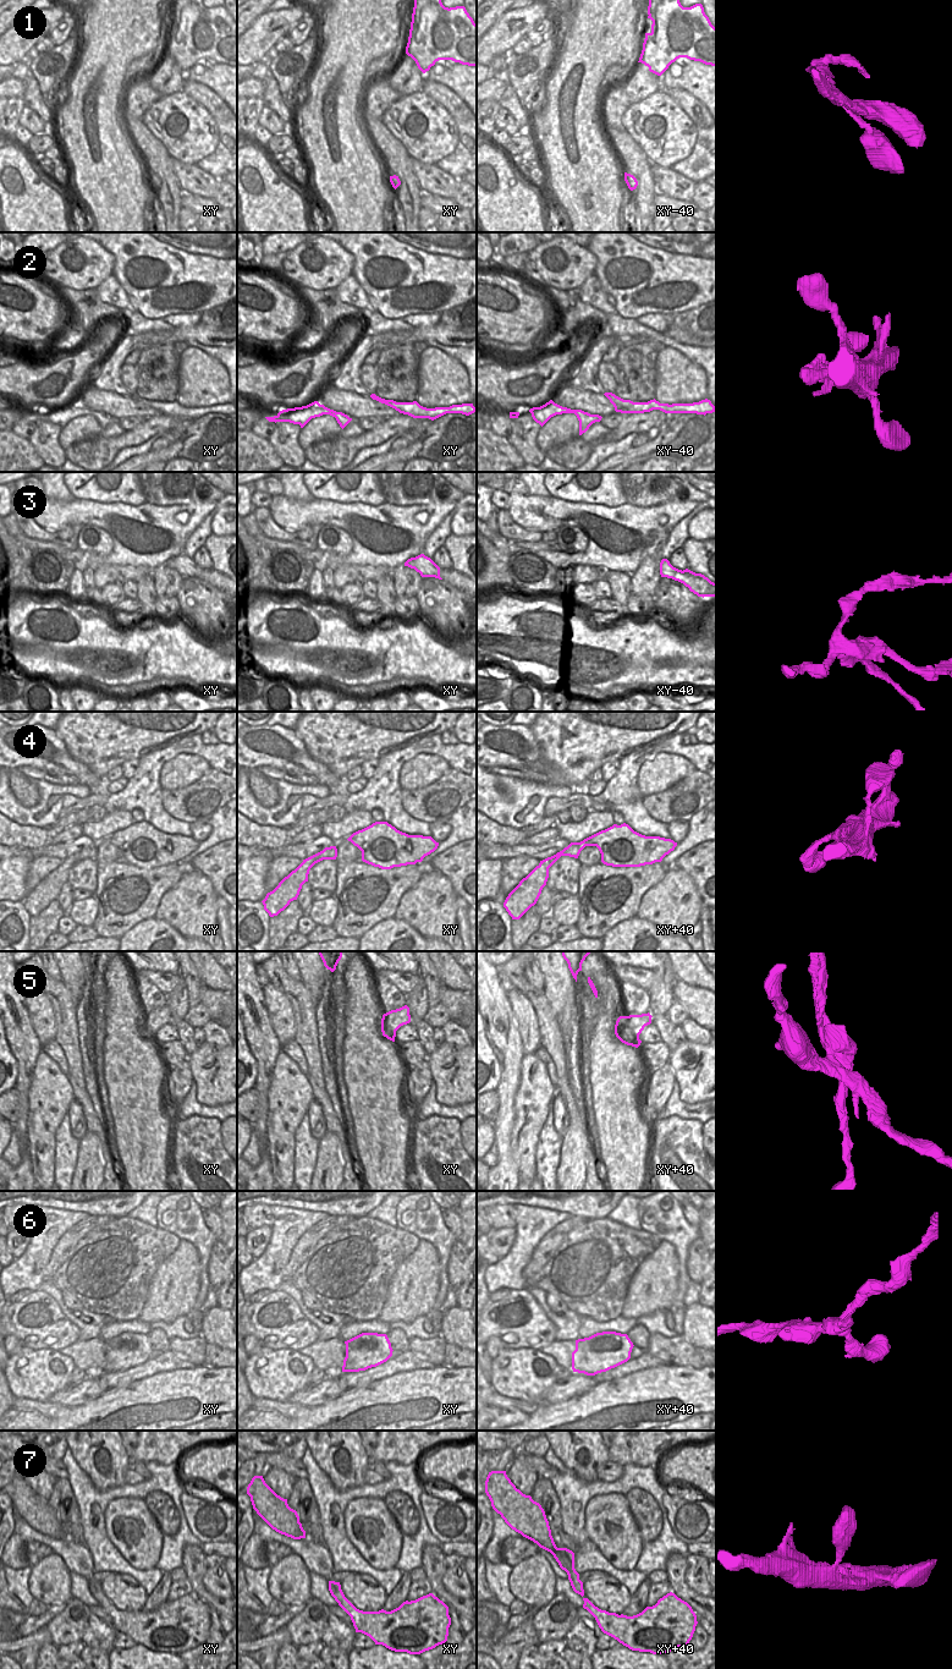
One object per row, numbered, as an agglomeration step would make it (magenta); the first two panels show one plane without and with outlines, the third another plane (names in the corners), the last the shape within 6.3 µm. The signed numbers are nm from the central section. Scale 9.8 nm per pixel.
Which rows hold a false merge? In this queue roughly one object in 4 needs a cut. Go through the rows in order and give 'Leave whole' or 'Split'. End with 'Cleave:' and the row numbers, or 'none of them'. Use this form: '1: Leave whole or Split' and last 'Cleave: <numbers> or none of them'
1: Leave whole
2: Split
3: Leave whole
4: Leave whole
5: Split
6: Leave whole
7: Leave whole
Cleave: 2, 5.

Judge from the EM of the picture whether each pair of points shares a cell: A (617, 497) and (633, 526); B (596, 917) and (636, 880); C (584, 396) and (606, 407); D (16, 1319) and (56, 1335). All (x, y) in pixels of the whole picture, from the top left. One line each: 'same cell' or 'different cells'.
A: different cells
B: same cell
C: same cell
D: same cell

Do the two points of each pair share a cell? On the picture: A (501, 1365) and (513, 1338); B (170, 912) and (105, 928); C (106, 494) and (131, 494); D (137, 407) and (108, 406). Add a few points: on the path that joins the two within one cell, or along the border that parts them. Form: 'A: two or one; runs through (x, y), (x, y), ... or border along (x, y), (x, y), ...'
A: two; border along (504, 1346), (538, 1349)
B: two; border along (169, 890), (161, 898), (154, 916)
C: one; runs through (113, 494), (125, 494)
D: one; runs through (130, 407), (115, 406)

